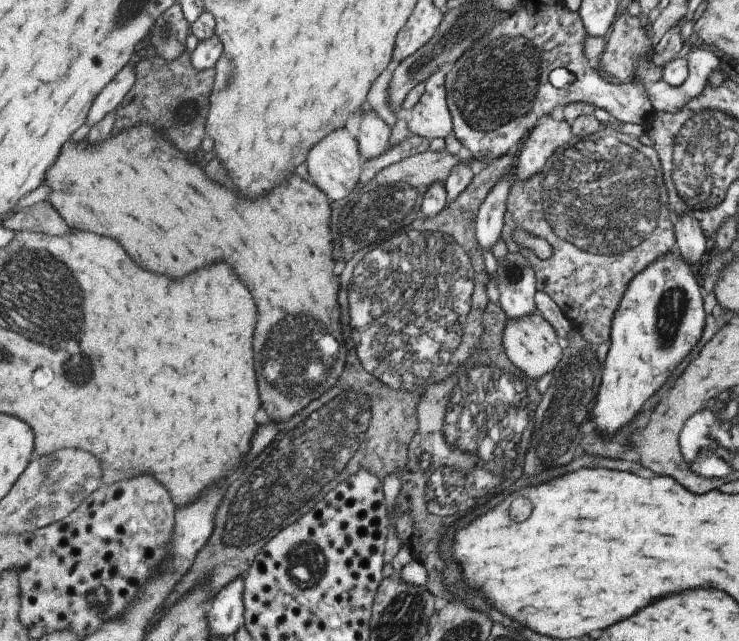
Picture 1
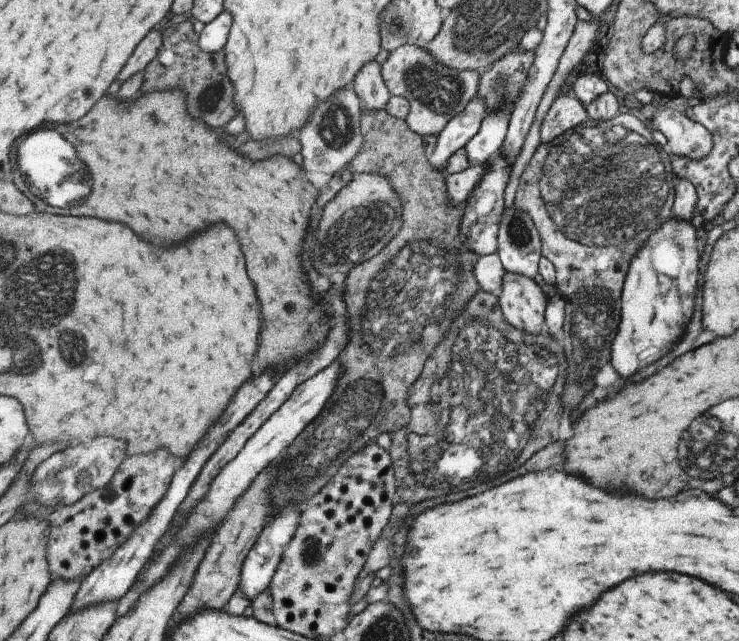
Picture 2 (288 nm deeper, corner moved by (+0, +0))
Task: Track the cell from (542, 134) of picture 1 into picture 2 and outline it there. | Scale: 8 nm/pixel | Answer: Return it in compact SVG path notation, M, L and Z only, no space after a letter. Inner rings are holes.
M561 94L559 98L553 100L549 106L541 126L539 126L539 142L541 144L551 144L553 140L561 138L561 134L567 134L569 130L575 130L577 126L587 124L587 108L583 106L581 100L575 96Z

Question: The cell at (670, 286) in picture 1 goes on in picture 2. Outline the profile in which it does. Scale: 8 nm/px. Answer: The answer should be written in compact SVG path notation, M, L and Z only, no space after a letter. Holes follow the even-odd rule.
M673 218L661 224L637 250L623 280L621 300L617 304L619 328L611 344L609 364L619 376L627 378L637 368L655 362L681 338L693 316L693 308L699 304L699 298L695 296L699 258L695 228L691 222Z

